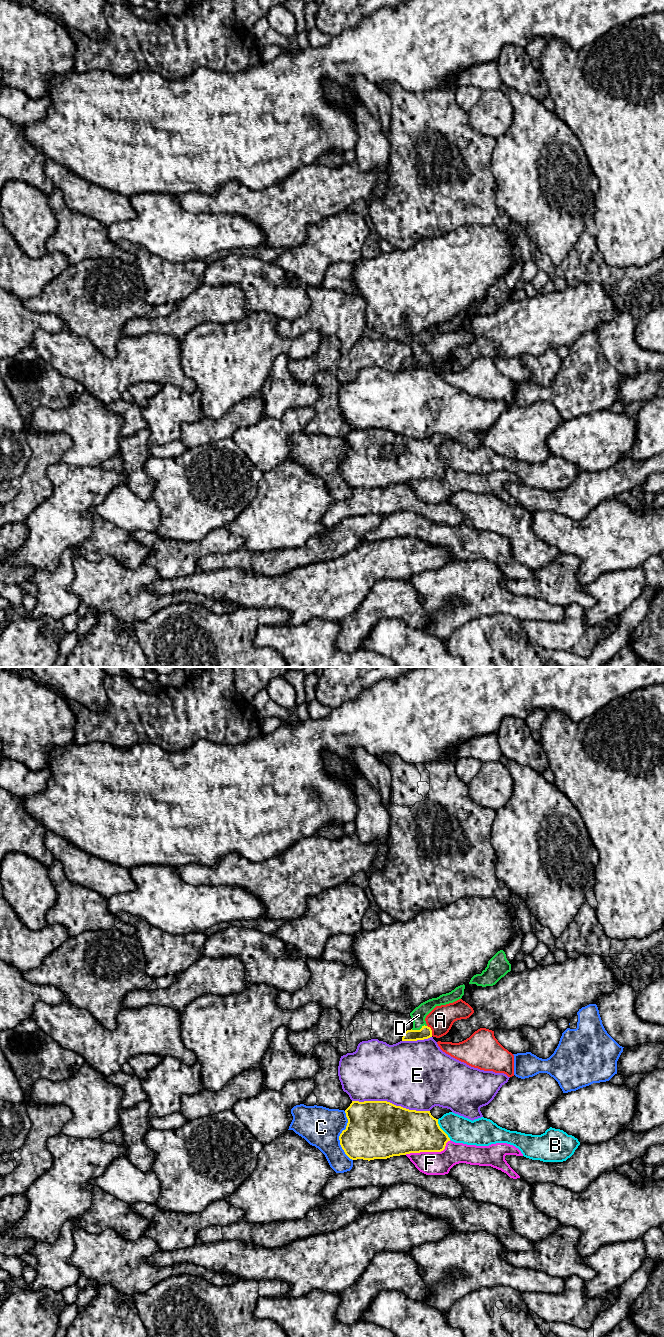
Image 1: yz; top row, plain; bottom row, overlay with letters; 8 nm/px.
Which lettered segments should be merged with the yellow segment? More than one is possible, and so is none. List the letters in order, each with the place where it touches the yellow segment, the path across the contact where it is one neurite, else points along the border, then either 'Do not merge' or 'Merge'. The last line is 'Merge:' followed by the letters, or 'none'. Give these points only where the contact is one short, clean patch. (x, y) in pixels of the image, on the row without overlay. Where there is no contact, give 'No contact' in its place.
A: Touches yellow at yz (431, 358). Boundary: yz (427, 353), (432, 363). Do not merge
B: Touches yellow at yz (441, 457). Do not merge
C: Touches yellow at yz (339, 464). Do not merge
D: Touches yellow at yz (418, 358). Path across: yz (425, 360), (418, 358), (419, 342). Merge
E: Touches yellow at yz (391, 431). Do not merge
F: Touches yellow at yz (429, 479). Do not merge
Merge: D

